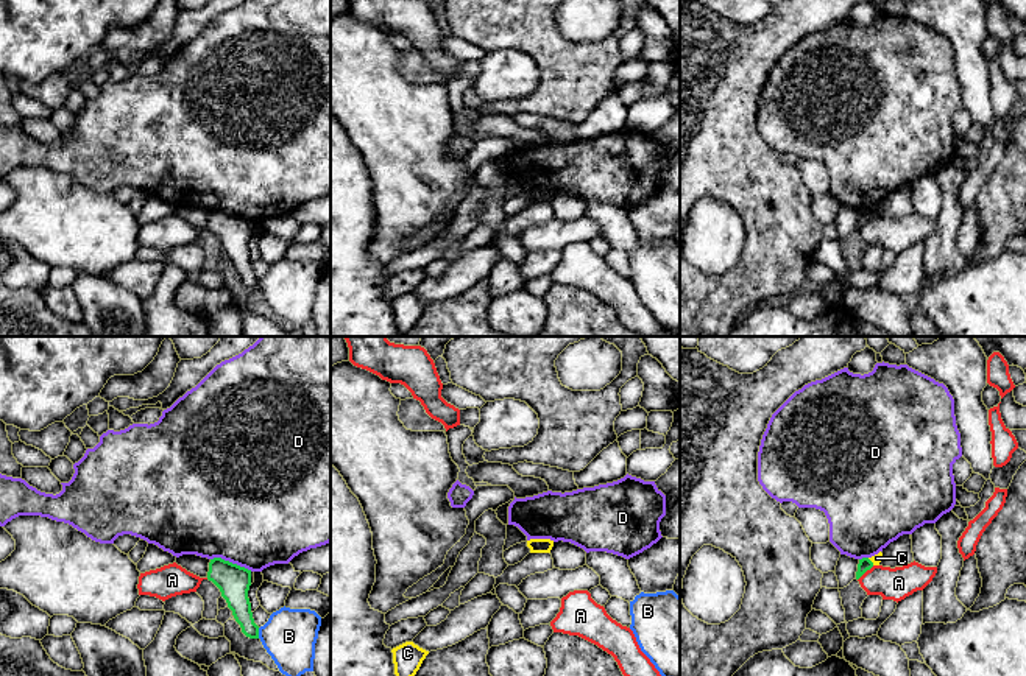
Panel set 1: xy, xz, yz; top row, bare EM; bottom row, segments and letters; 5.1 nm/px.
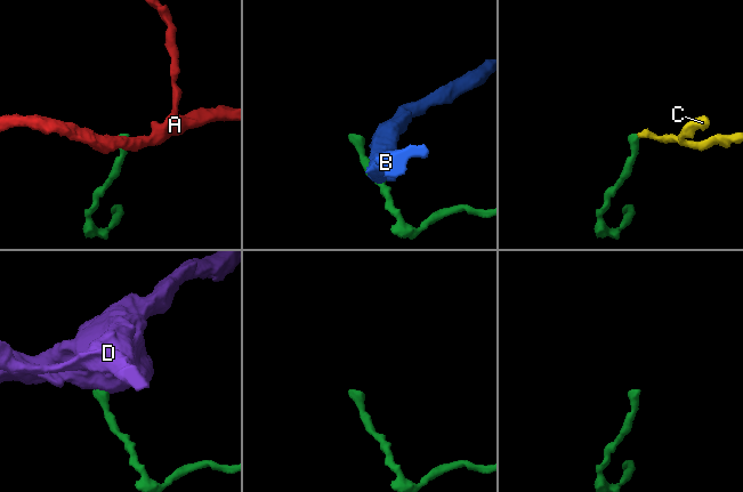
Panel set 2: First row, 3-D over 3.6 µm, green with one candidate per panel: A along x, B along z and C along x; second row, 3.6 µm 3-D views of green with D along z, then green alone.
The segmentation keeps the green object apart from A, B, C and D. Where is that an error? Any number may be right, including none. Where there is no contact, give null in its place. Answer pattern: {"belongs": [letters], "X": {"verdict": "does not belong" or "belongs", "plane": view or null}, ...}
{"belongs": [], "A": {"verdict": "does not belong", "plane": "yz"}, "B": {"verdict": "does not belong", "plane": "xy"}, "C": {"verdict": "does not belong", "plane": "yz"}, "D": {"verdict": "does not belong", "plane": "xy"}}

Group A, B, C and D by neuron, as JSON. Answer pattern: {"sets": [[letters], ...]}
{"sets": [["A"], ["B"], ["C"], ["D"]]}

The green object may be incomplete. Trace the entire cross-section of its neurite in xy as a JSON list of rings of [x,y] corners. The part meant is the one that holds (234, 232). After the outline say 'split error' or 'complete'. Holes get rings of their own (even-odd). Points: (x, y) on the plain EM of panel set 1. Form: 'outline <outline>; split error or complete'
outline [[[214,209],[209,213],[207,231],[220,240],[242,283],[249,290],[259,290],[259,277],[254,274],[248,249],[251,221],[221,209]]]; complete

